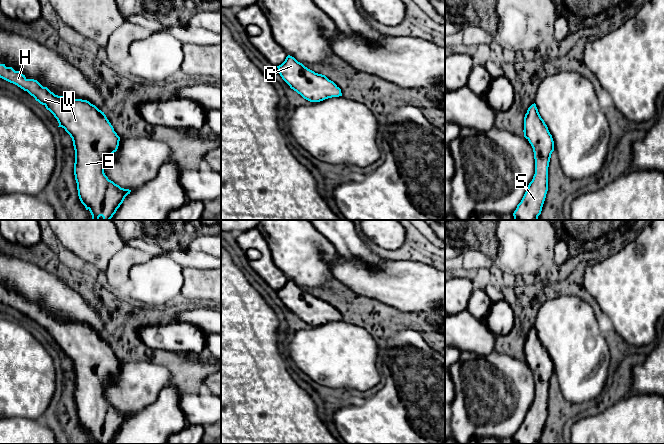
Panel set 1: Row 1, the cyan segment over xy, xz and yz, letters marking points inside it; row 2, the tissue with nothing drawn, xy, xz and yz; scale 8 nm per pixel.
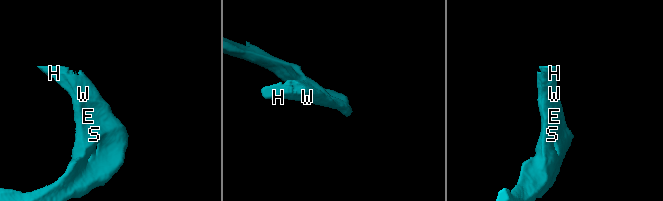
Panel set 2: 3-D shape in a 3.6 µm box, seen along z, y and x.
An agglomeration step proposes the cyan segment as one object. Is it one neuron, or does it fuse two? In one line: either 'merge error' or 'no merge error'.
no merge error

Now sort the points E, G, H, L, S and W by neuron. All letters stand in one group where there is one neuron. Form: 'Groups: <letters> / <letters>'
Groups: E G H L S W

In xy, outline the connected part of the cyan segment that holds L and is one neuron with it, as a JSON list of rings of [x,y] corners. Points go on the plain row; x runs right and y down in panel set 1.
[[[0,288],[0,302],[27,315],[54,339],[58,351],[64,352],[70,359],[75,374],[74,399],[79,423],[86,434],[90,435],[92,444],[99,444],[100,440],[103,444],[110,444],[131,414],[121,412],[104,397],[105,386],[117,375],[120,365],[104,336],[87,324],[55,319],[37,304],[27,303],[20,295],[6,291],[5,288]]]

